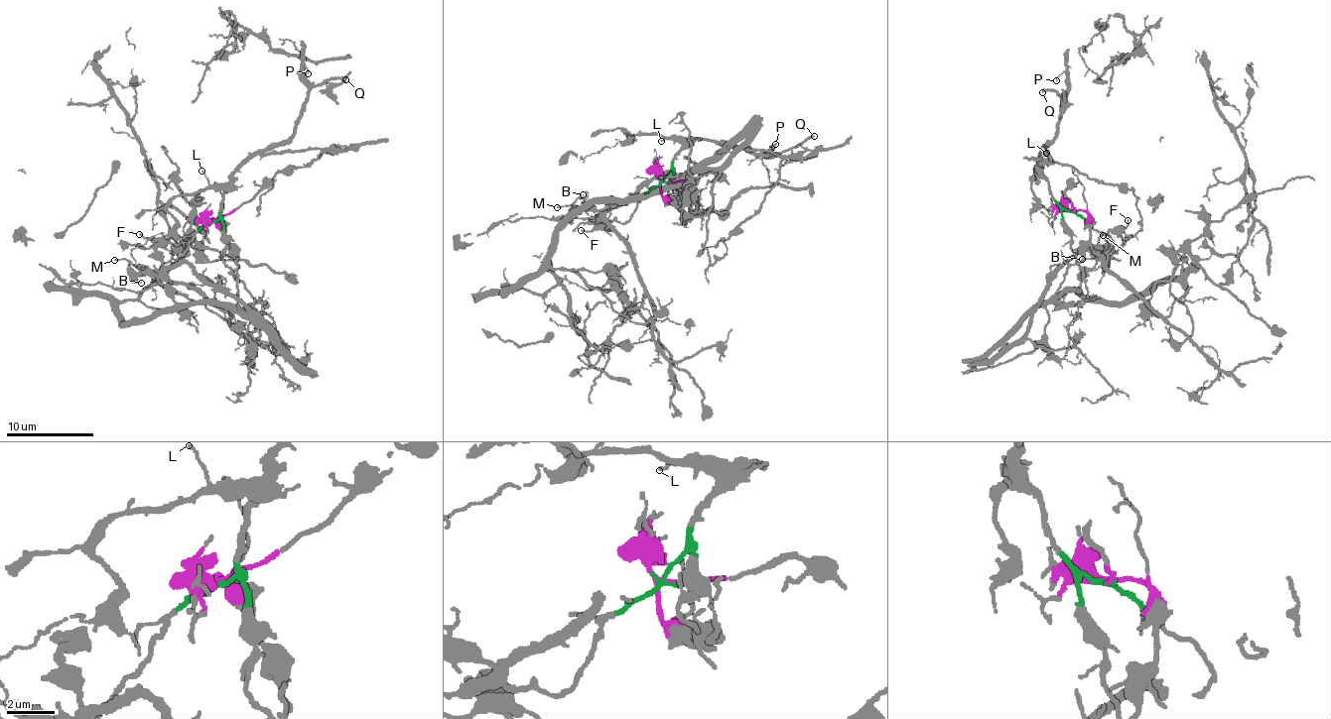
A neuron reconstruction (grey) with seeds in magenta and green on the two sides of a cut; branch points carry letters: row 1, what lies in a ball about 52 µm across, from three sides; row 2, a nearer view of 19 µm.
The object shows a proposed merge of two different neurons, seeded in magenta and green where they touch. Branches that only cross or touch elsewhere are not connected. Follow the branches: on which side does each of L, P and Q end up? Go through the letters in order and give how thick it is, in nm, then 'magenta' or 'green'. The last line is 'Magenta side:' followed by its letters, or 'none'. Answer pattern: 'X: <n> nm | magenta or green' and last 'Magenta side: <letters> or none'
L: 100 nm | green
P: 110 nm | green
Q: 240 nm | green
Magenta side: none

